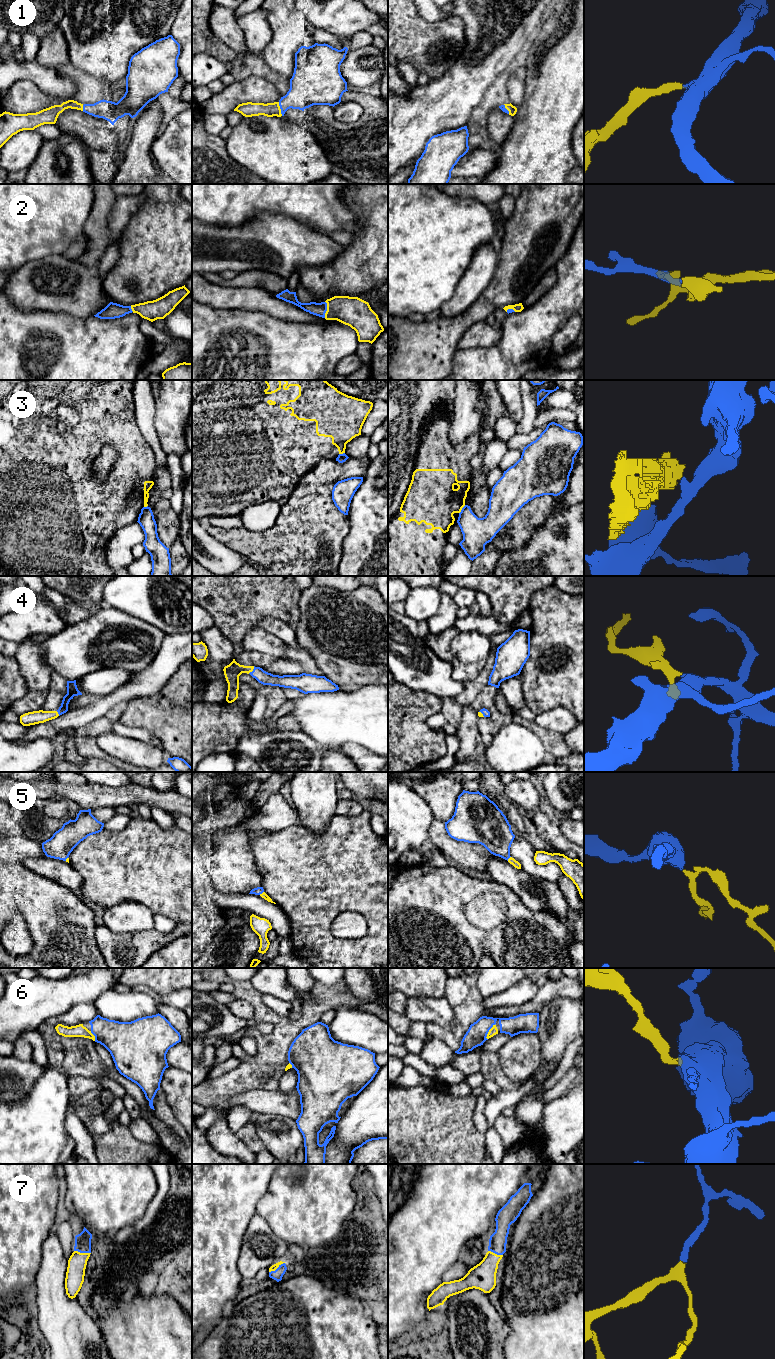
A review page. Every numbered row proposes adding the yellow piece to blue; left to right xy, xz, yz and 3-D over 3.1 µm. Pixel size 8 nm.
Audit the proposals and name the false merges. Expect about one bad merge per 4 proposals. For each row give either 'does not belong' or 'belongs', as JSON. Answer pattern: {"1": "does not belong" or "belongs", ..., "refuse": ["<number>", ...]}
{"1": "belongs", "2": "belongs", "3": "does not belong", "4": "belongs", "5": "belongs", "6": "belongs", "7": "belongs", "refuse": ["3"]}

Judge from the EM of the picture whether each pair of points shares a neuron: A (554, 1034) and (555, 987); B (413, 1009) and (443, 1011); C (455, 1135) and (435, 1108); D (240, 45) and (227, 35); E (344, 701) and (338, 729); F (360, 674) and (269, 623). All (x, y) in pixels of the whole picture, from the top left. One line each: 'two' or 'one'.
A: two
B: one
C: one
D: one
E: one
F: two

